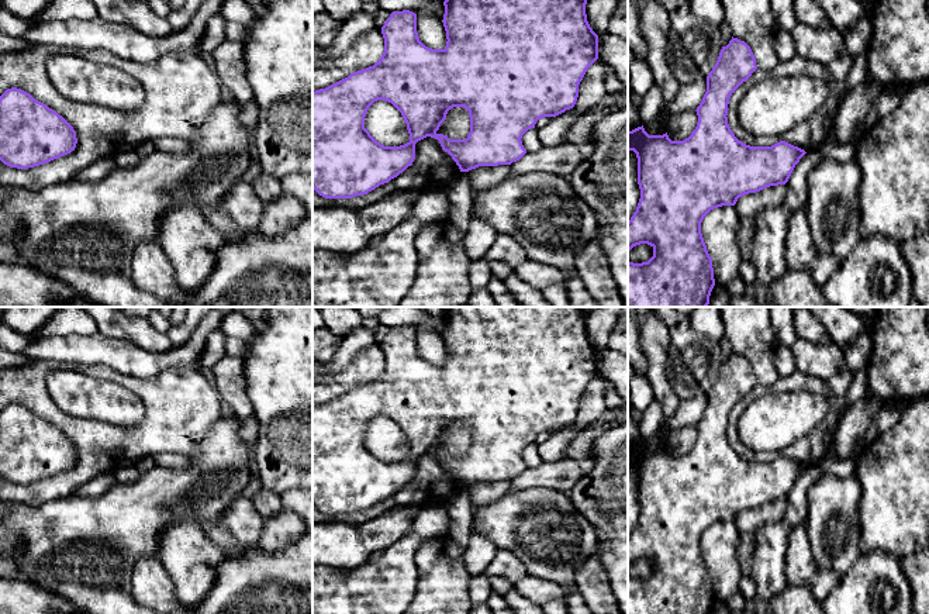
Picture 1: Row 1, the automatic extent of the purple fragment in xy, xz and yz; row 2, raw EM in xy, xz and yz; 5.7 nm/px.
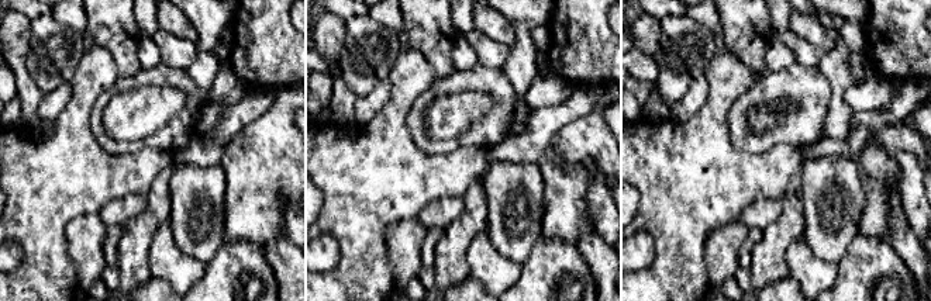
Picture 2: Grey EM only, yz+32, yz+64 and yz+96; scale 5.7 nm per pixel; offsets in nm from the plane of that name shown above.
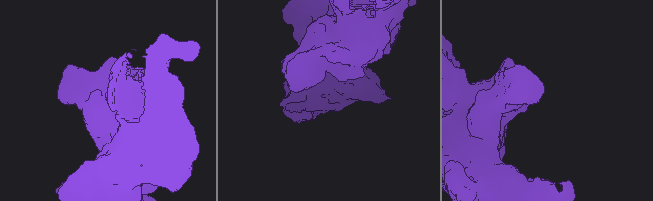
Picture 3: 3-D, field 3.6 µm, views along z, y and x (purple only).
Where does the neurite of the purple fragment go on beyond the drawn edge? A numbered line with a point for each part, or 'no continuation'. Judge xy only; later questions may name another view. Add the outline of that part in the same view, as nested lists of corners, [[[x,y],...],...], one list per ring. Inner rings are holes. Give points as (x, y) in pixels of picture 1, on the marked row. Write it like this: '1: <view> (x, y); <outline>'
no continuation

